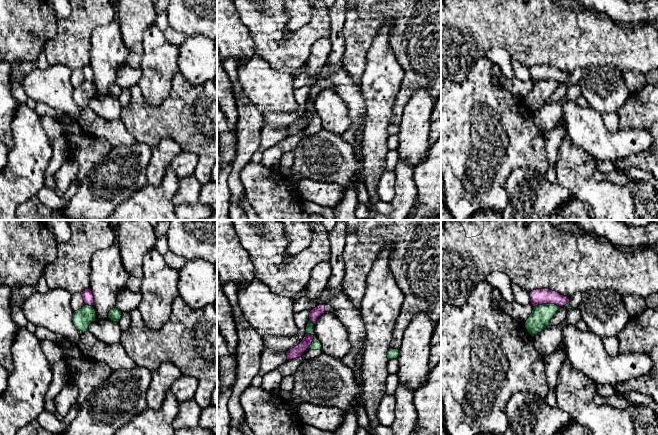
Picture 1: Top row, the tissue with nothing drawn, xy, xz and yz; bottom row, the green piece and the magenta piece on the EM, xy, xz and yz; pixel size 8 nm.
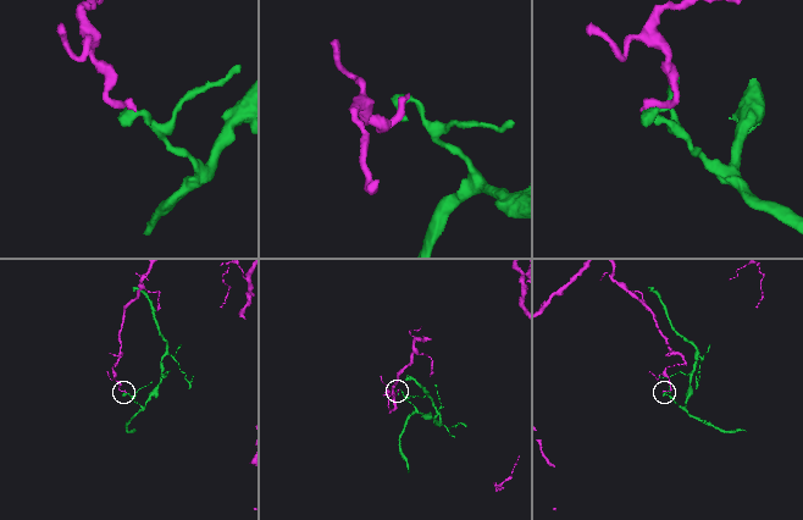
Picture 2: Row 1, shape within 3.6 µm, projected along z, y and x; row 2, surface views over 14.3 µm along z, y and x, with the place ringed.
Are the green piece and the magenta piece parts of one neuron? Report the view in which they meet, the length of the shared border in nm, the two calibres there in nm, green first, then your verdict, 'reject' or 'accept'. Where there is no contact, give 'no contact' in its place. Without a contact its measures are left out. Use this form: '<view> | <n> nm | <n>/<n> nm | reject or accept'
yz | 220 nm | 170/130 nm | reject

